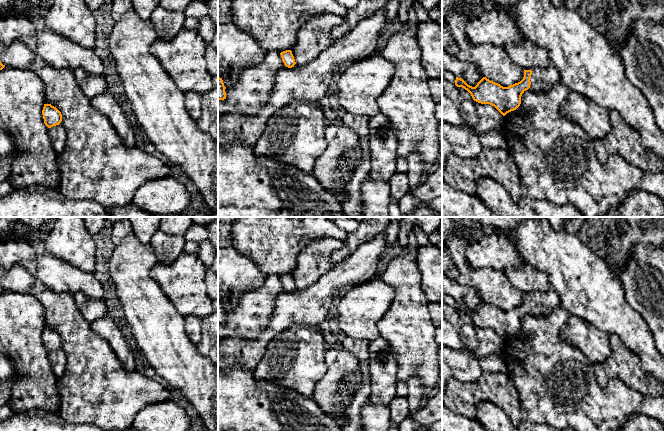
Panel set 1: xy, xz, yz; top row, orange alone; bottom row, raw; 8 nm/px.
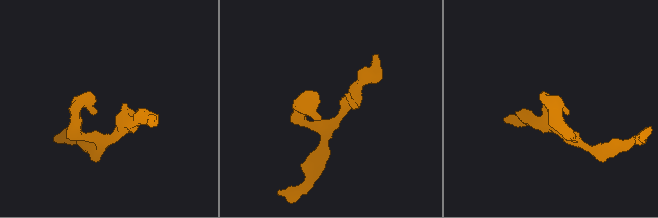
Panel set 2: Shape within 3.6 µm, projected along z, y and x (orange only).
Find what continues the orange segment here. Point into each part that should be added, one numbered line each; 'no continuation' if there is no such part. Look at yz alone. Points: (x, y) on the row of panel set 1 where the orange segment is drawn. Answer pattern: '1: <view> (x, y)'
1: yz (542, 79)

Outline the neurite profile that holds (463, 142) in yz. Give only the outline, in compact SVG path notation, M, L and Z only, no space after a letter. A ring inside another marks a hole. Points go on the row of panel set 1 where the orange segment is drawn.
M442 122L442 179L450 155L459 158L476 158L482 149L482 143L472 127Z

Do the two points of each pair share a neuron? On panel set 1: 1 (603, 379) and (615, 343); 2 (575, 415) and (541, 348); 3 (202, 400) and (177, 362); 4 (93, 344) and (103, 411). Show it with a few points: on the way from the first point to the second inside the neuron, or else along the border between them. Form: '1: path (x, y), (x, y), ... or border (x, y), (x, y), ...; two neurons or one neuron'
1: path (608, 370), (615, 363), (615, 352); one neuron
2: path (554, 409), (544, 392), (544, 384), (536, 369); one neuron
3: path (202, 391), (202, 387), (186, 371); one neuron
4: path (93, 361), (95, 387), (102, 394); one neuron

